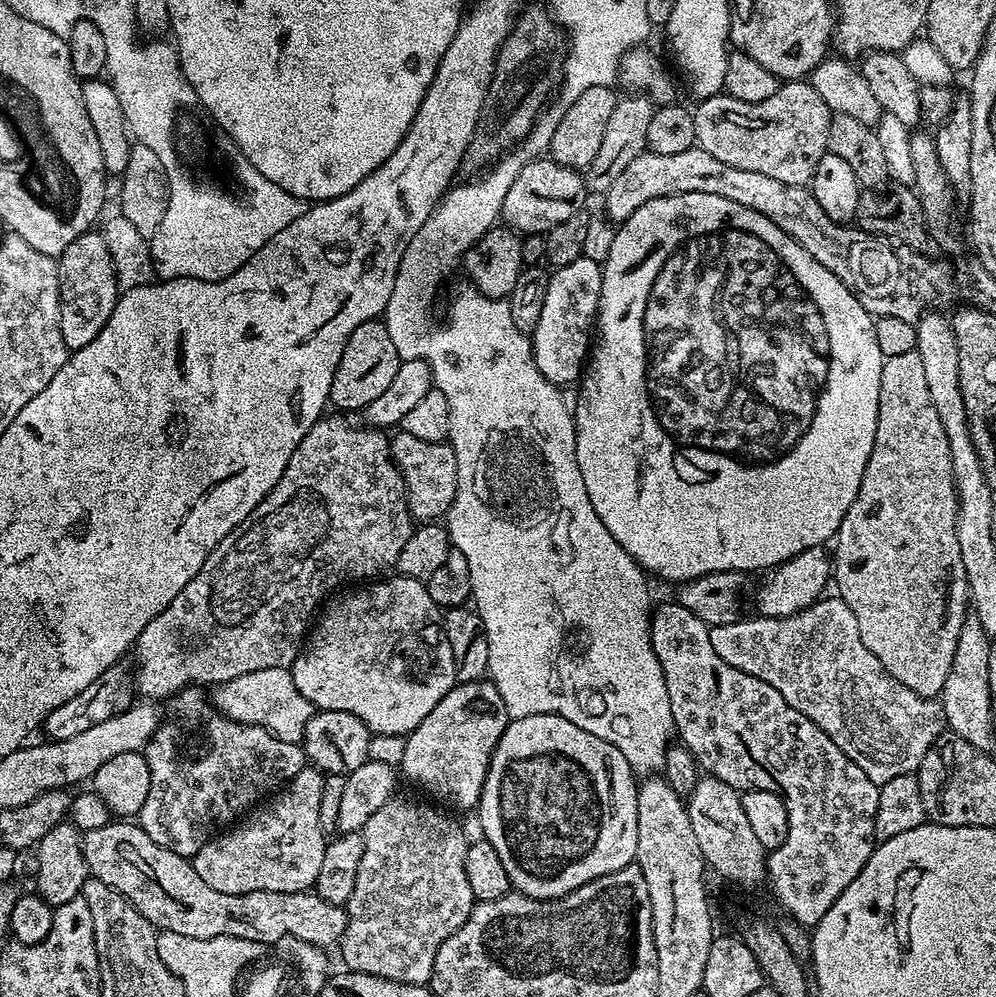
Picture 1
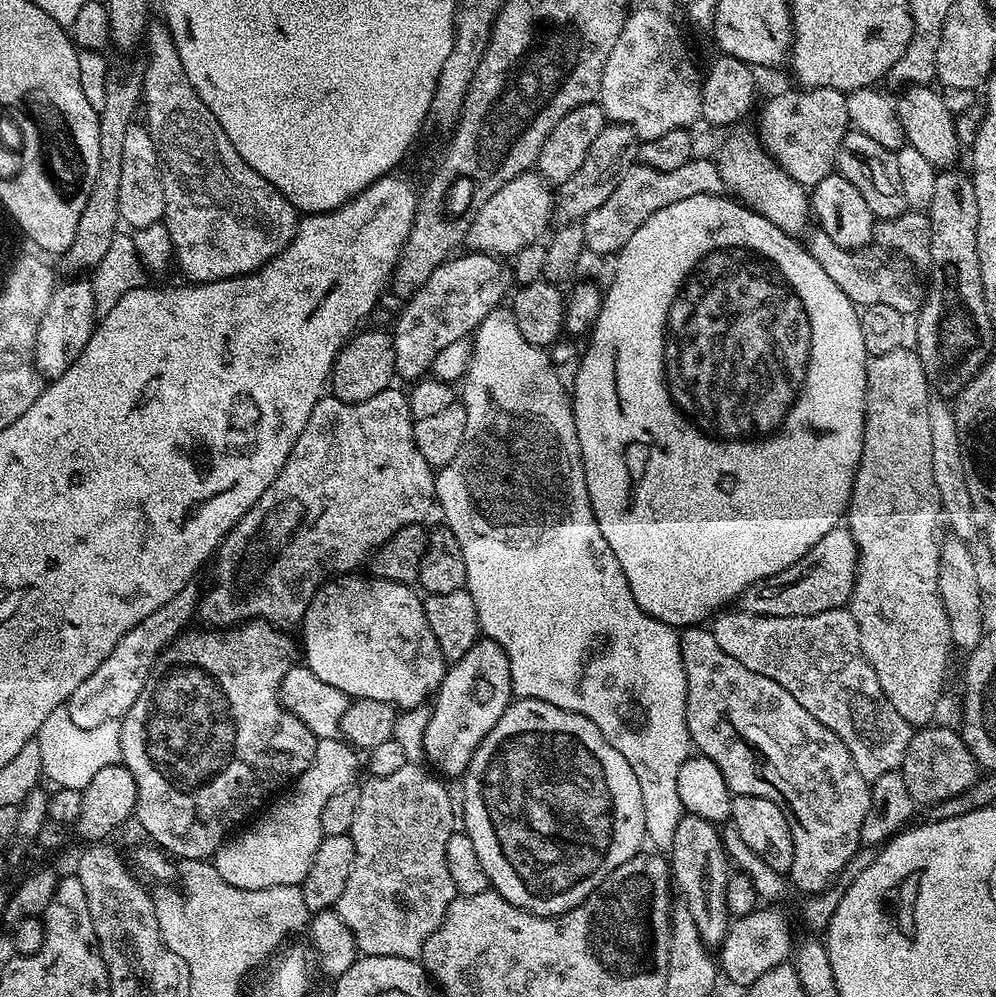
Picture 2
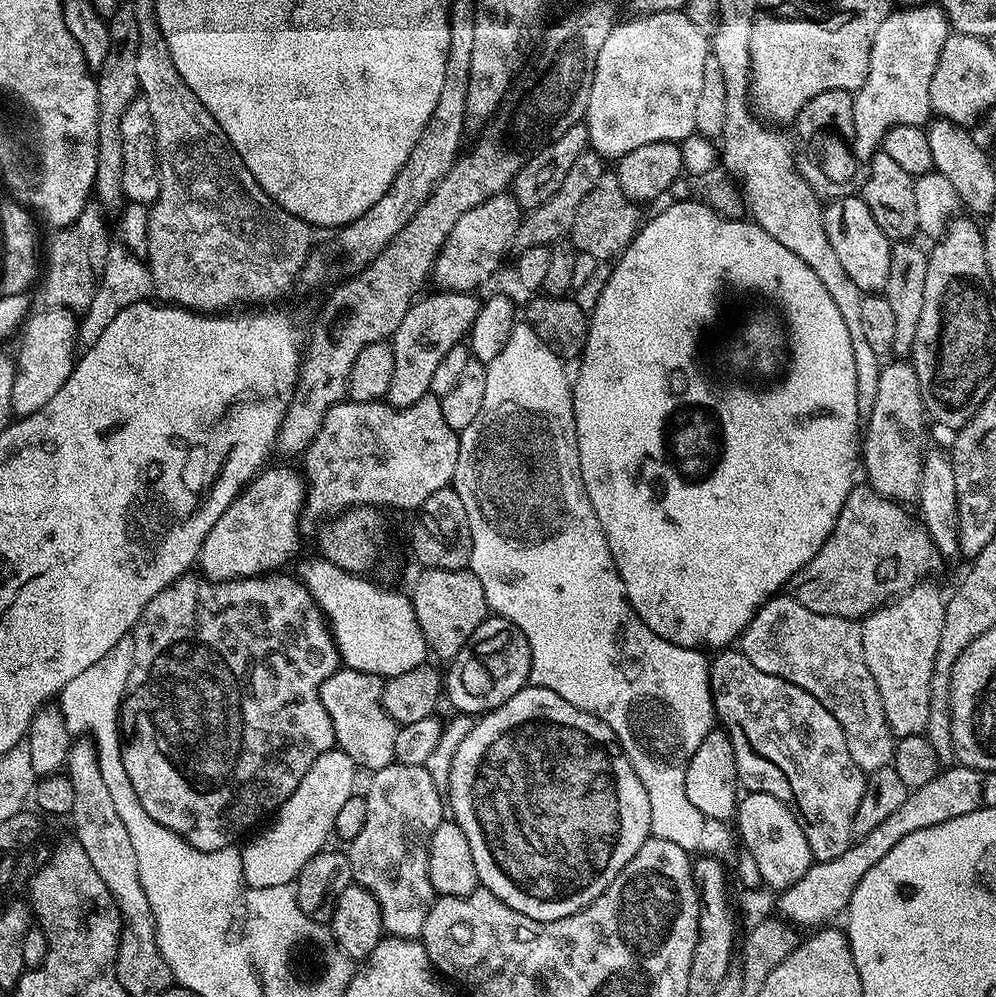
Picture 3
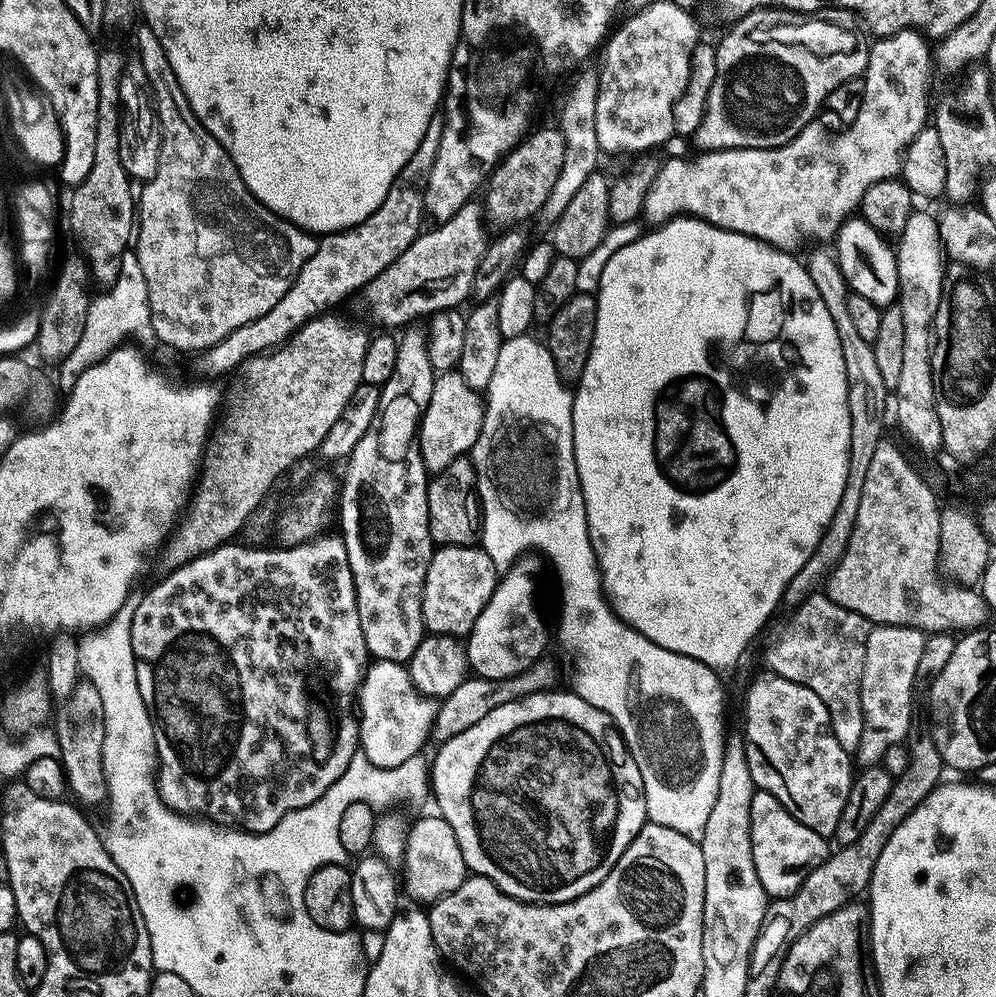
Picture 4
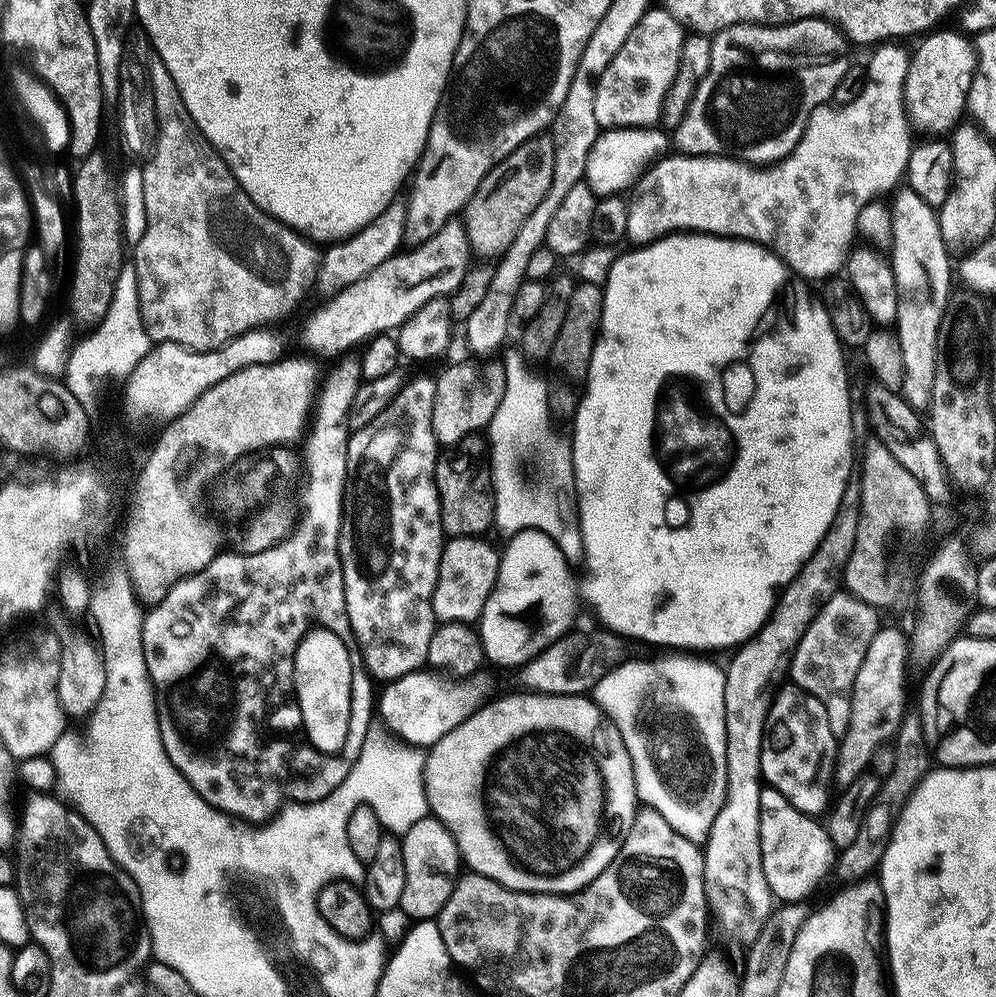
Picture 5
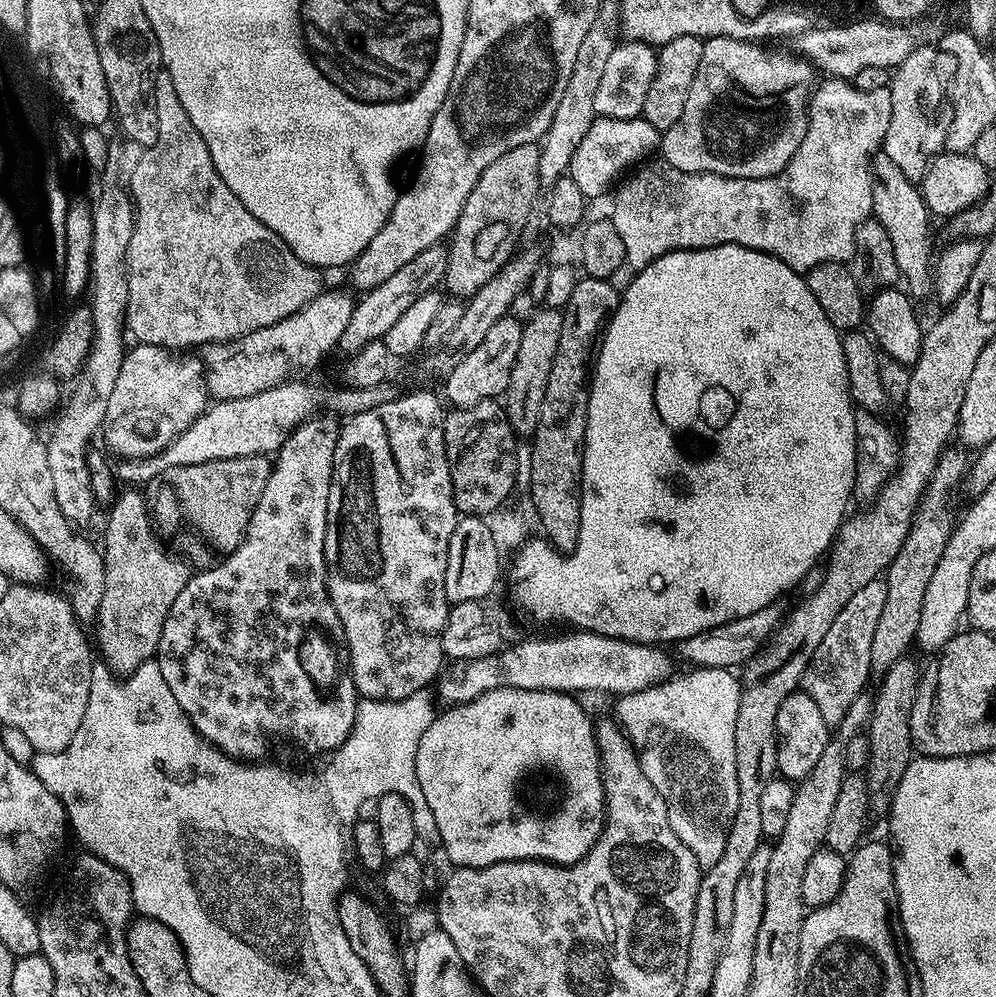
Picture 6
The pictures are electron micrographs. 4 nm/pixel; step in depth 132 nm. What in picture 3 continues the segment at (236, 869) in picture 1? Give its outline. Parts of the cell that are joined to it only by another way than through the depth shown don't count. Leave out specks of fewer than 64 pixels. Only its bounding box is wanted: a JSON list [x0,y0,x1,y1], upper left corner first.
[240,746,358,888]

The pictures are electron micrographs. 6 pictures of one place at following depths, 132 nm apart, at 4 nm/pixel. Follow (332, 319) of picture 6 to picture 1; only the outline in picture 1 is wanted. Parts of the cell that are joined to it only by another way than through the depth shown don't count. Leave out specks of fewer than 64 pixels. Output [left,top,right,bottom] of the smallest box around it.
[502,158,585,234]

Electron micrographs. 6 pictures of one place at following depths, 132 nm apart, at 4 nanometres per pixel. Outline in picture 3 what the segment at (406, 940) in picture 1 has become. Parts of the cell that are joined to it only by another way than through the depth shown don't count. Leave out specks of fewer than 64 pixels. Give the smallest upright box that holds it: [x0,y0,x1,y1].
[347,762,446,939]

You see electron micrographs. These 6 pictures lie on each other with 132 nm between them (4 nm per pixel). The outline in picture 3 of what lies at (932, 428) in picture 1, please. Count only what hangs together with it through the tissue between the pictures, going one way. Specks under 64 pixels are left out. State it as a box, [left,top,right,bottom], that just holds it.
[860,358,946,738]

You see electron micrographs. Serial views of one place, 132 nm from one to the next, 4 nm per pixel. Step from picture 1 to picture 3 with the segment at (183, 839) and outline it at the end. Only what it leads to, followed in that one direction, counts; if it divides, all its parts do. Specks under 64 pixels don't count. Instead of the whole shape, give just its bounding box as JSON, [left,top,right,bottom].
[118,574,342,852]

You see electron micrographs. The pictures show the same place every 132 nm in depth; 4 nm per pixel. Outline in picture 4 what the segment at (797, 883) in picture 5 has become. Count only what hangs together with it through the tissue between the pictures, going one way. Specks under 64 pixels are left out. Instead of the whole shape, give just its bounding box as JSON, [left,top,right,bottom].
[750,791,830,897]

